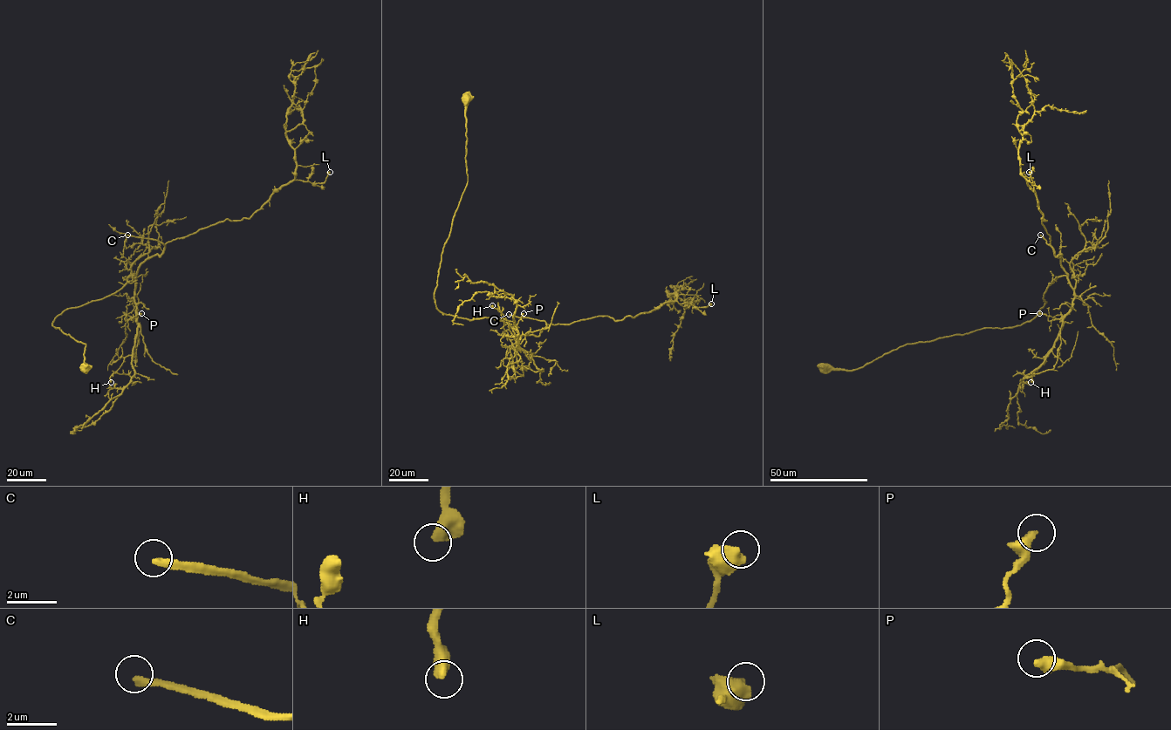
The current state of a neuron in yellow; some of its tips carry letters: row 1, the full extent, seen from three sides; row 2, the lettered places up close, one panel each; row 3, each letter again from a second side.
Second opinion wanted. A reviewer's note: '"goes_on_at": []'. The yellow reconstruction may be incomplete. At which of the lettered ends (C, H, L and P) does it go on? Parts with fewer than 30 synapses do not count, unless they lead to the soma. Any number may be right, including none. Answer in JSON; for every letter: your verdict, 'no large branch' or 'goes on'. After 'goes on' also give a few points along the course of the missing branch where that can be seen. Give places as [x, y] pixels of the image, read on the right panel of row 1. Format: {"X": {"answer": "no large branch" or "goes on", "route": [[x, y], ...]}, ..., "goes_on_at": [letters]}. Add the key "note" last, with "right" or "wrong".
{"C": {"answer": "goes on", "route": [[1040, 235], [1028, 200], [1033, 194], [1031, 174], [1026, 164], [1028, 146], [1010, 86], [1020, 74], [1016, 62]]}, "H": {"answer": "no large branch"}, "L": {"answer": "no large branch"}, "P": {"answer": "no large branch"}, "goes_on_at": ["C"], "note": "wrong"}

